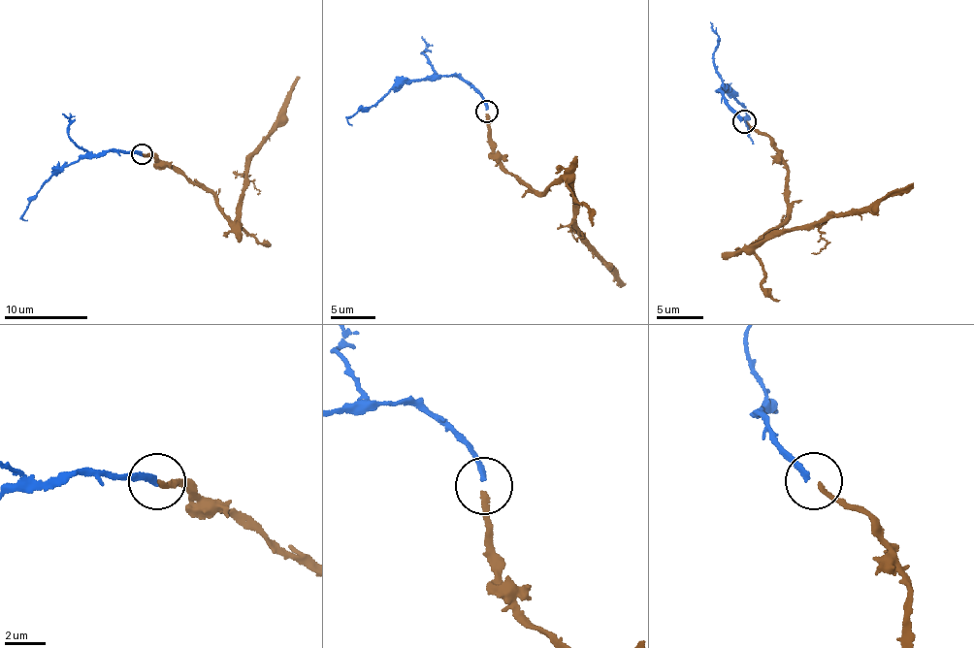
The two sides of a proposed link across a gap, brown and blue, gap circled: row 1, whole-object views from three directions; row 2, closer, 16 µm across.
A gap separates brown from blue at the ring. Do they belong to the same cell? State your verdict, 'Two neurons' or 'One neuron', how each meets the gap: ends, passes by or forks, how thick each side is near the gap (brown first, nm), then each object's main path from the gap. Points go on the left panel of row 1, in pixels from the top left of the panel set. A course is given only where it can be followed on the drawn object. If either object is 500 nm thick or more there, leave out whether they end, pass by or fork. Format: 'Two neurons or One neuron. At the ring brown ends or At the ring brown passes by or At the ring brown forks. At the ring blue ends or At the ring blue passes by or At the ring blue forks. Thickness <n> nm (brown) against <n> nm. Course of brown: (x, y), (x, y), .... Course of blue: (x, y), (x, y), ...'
One neuron. At the ring brown ends. At the ring blue ends. Thickness 220 nm (brown) against 280 nm. Course of brown: (142, 153), (176, 167), (190, 181), (211, 189), (232, 220), (249, 160), (275, 129), (276, 115), (299, 76). Course of blue: (141, 154), (130, 151), (85, 152), (43, 185), (22, 219), (27, 219)

